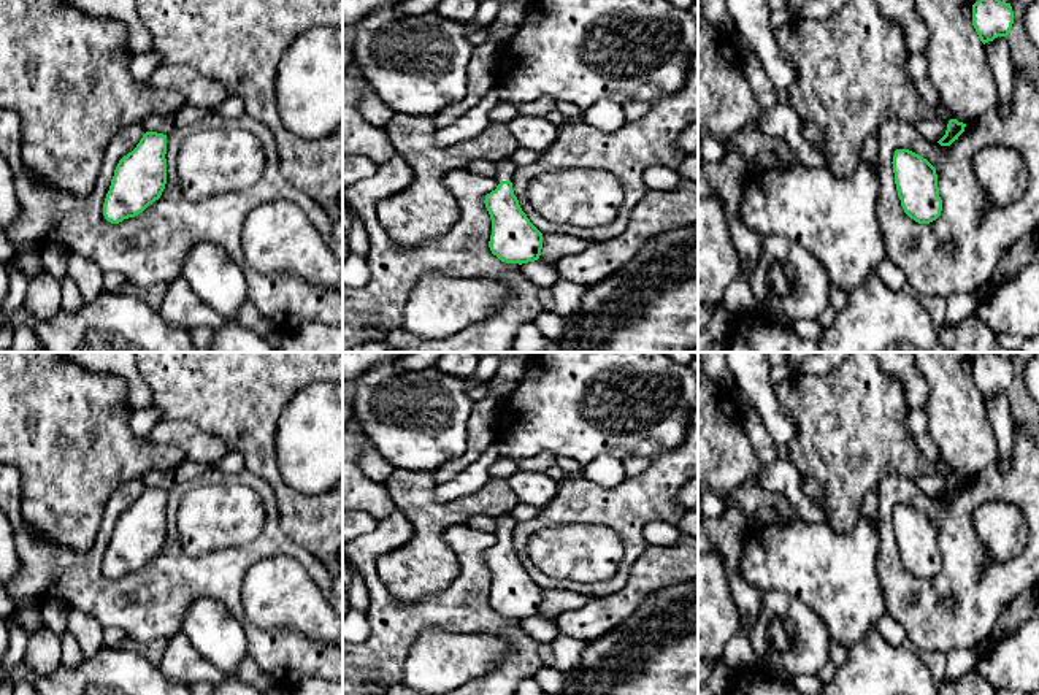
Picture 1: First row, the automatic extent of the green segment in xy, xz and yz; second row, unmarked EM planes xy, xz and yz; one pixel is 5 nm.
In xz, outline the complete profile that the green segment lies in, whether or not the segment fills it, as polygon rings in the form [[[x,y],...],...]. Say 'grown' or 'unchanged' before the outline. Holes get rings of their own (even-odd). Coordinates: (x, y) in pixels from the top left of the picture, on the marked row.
grown; [[[509,159],[496,162],[495,178],[500,184],[495,190],[485,195],[484,203],[492,219],[492,235],[489,241],[492,254],[501,262],[522,265],[539,259],[543,249],[543,233],[530,222],[514,195],[511,182],[514,171],[516,165]]]

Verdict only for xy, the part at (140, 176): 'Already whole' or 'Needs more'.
Already whole

